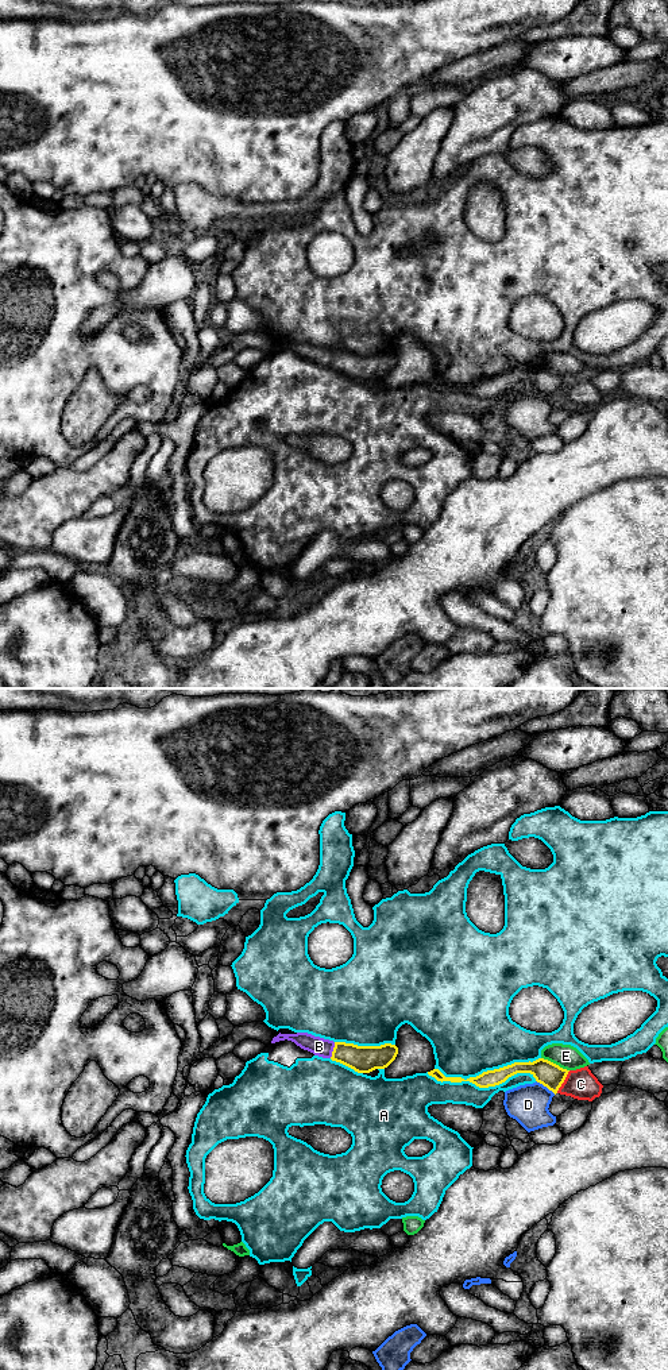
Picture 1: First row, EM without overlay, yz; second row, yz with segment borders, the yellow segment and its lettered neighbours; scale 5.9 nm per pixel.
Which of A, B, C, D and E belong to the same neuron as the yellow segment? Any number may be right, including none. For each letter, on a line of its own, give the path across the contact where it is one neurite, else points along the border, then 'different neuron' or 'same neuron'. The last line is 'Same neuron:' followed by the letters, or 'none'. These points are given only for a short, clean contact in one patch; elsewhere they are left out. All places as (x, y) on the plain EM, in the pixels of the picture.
A: different neuron
B: way yz (360, 367), (334, 359), (319, 355); same neuron
C: different neuron
D: different neuron
E: different neuron
Same neuron: B

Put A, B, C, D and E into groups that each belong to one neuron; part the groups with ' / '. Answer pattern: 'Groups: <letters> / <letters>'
Groups: A / B / C / D / E

